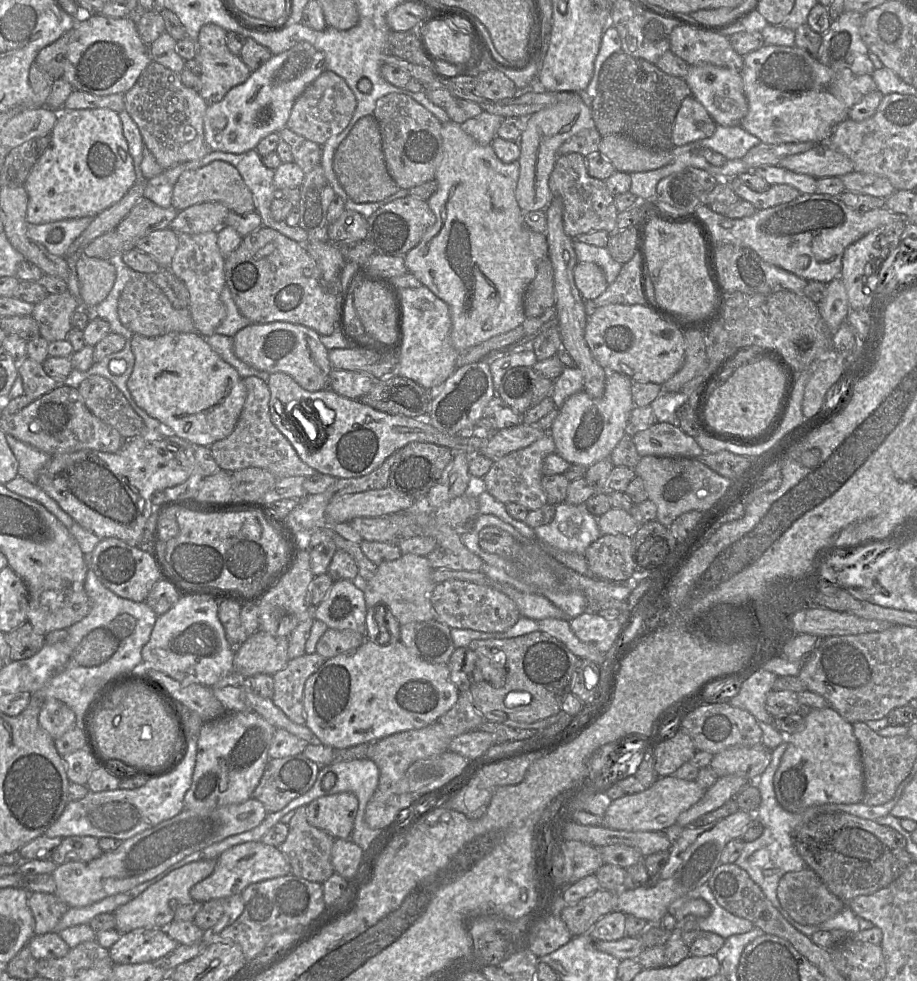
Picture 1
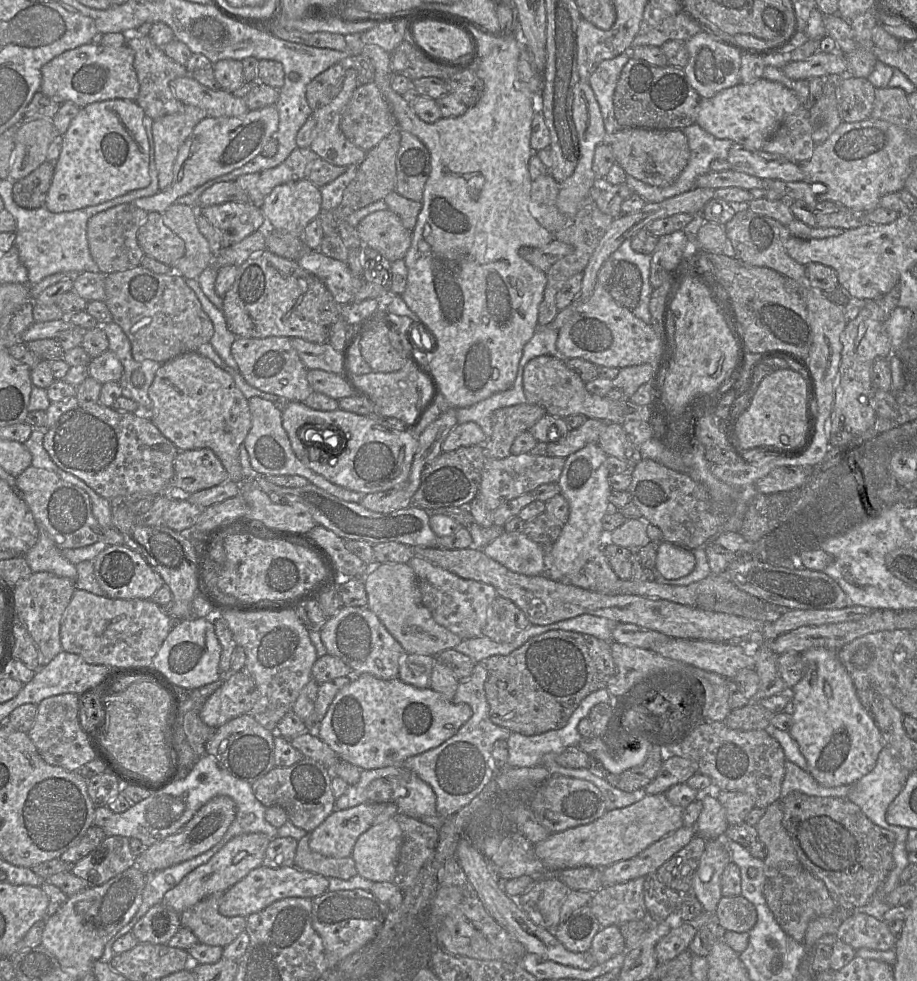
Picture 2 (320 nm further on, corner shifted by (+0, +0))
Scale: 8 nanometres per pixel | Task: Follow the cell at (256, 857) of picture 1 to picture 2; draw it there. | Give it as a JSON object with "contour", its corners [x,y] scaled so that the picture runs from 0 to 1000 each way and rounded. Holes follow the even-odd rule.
{"contour":[[[287,882],[273,888],[269,893],[248,906],[241,913],[239,930],[246,935],[269,935],[282,930],[294,922],[315,914],[341,916],[359,908],[358,896],[349,891],[322,883],[293,885]]]}

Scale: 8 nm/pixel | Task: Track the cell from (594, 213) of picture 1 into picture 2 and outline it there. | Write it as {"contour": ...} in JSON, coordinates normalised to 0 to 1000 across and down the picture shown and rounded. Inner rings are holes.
{"contour":[[[651,180],[642,195],[642,200],[649,205],[659,218],[673,222],[677,217],[677,208],[691,197],[683,187],[665,188],[658,180]]]}

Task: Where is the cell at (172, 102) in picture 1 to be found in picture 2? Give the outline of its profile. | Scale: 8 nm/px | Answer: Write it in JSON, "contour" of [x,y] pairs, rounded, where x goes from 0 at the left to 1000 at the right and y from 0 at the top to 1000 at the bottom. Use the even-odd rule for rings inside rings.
{"contour":[[[202,107],[200,113],[167,122],[166,138],[173,193],[181,193],[189,183],[189,171],[194,154],[213,128],[226,119],[214,108]]]}

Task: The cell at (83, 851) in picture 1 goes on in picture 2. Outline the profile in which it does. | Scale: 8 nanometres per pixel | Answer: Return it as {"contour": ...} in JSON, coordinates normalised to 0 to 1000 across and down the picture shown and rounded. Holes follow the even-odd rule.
{"contour":[[[116,852],[103,867],[79,881],[77,888],[98,903],[109,903],[147,881],[141,854]]]}

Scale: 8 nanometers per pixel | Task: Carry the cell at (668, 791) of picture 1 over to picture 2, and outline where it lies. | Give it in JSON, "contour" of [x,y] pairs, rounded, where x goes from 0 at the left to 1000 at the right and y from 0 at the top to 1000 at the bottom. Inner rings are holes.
{"contour":[[[725,808],[704,809],[684,823],[662,827],[642,840],[601,849],[594,856],[582,860],[582,869],[598,887],[637,883],[661,885],[694,873],[713,858],[744,843],[746,825],[732,820]]]}

